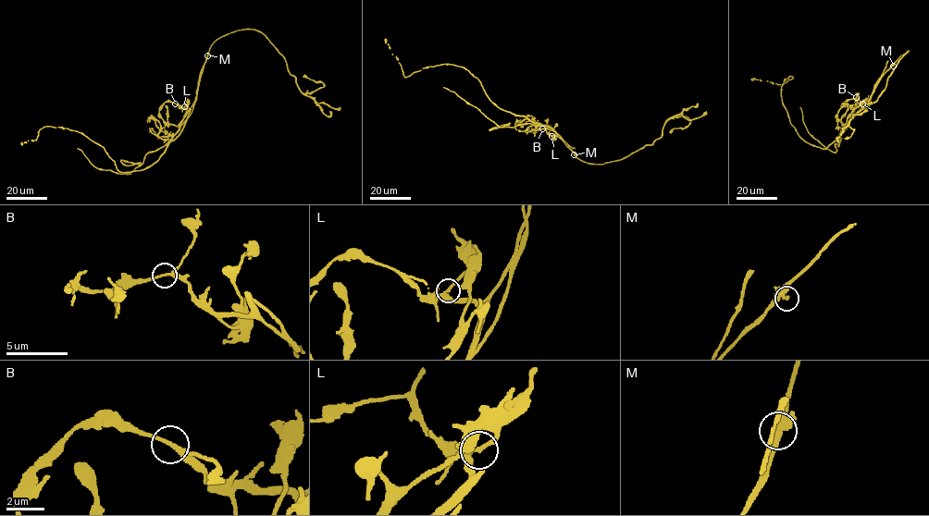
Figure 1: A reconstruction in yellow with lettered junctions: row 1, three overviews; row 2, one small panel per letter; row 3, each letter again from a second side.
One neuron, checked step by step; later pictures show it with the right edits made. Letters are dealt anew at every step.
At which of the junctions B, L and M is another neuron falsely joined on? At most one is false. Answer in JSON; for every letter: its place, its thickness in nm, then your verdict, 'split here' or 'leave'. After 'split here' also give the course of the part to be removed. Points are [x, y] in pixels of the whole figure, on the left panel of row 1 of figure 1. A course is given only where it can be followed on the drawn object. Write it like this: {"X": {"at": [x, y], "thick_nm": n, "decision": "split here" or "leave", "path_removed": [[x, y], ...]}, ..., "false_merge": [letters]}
{"B": {"at": [175, 104], "thick_nm": 200, "decision": "leave"}, "L": {"at": [184, 106], "thick_nm": 220, "decision": "split here", "path_removed": [[184, 106], [189, 115], [176, 137], [142, 164], [121, 160], [141, 163], [130, 173], [99, 169], [78, 148]]}, "M": {"at": [207, 55], "thick_nm": 260, "decision": "leave"}, "false_merge": ["L"]}

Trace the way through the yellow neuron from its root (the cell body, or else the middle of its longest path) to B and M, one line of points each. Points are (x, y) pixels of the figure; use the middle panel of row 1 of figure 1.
B: (558, 134), (550, 135), (542, 128)
M: (558, 134), (574, 154)

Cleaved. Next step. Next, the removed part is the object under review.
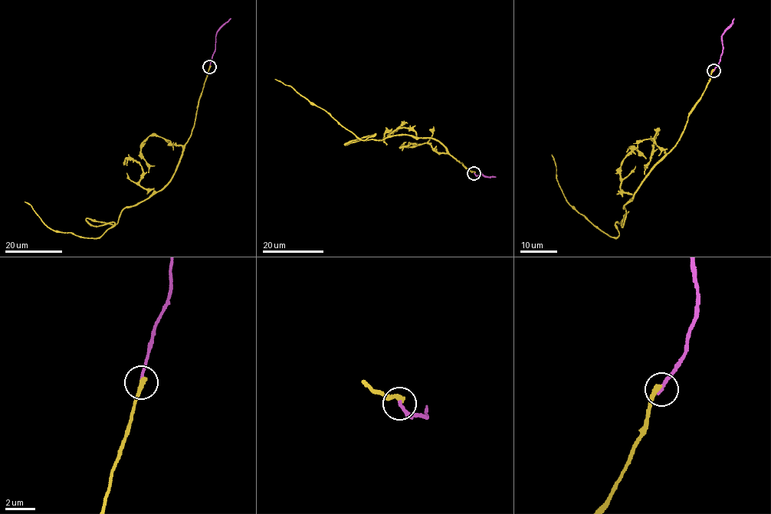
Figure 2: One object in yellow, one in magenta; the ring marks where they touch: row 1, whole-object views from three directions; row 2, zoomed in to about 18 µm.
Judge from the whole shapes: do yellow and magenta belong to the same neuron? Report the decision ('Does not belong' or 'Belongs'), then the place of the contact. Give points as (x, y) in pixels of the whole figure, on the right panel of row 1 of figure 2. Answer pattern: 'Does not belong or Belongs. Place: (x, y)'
Does not belong. Place: (713, 70)

